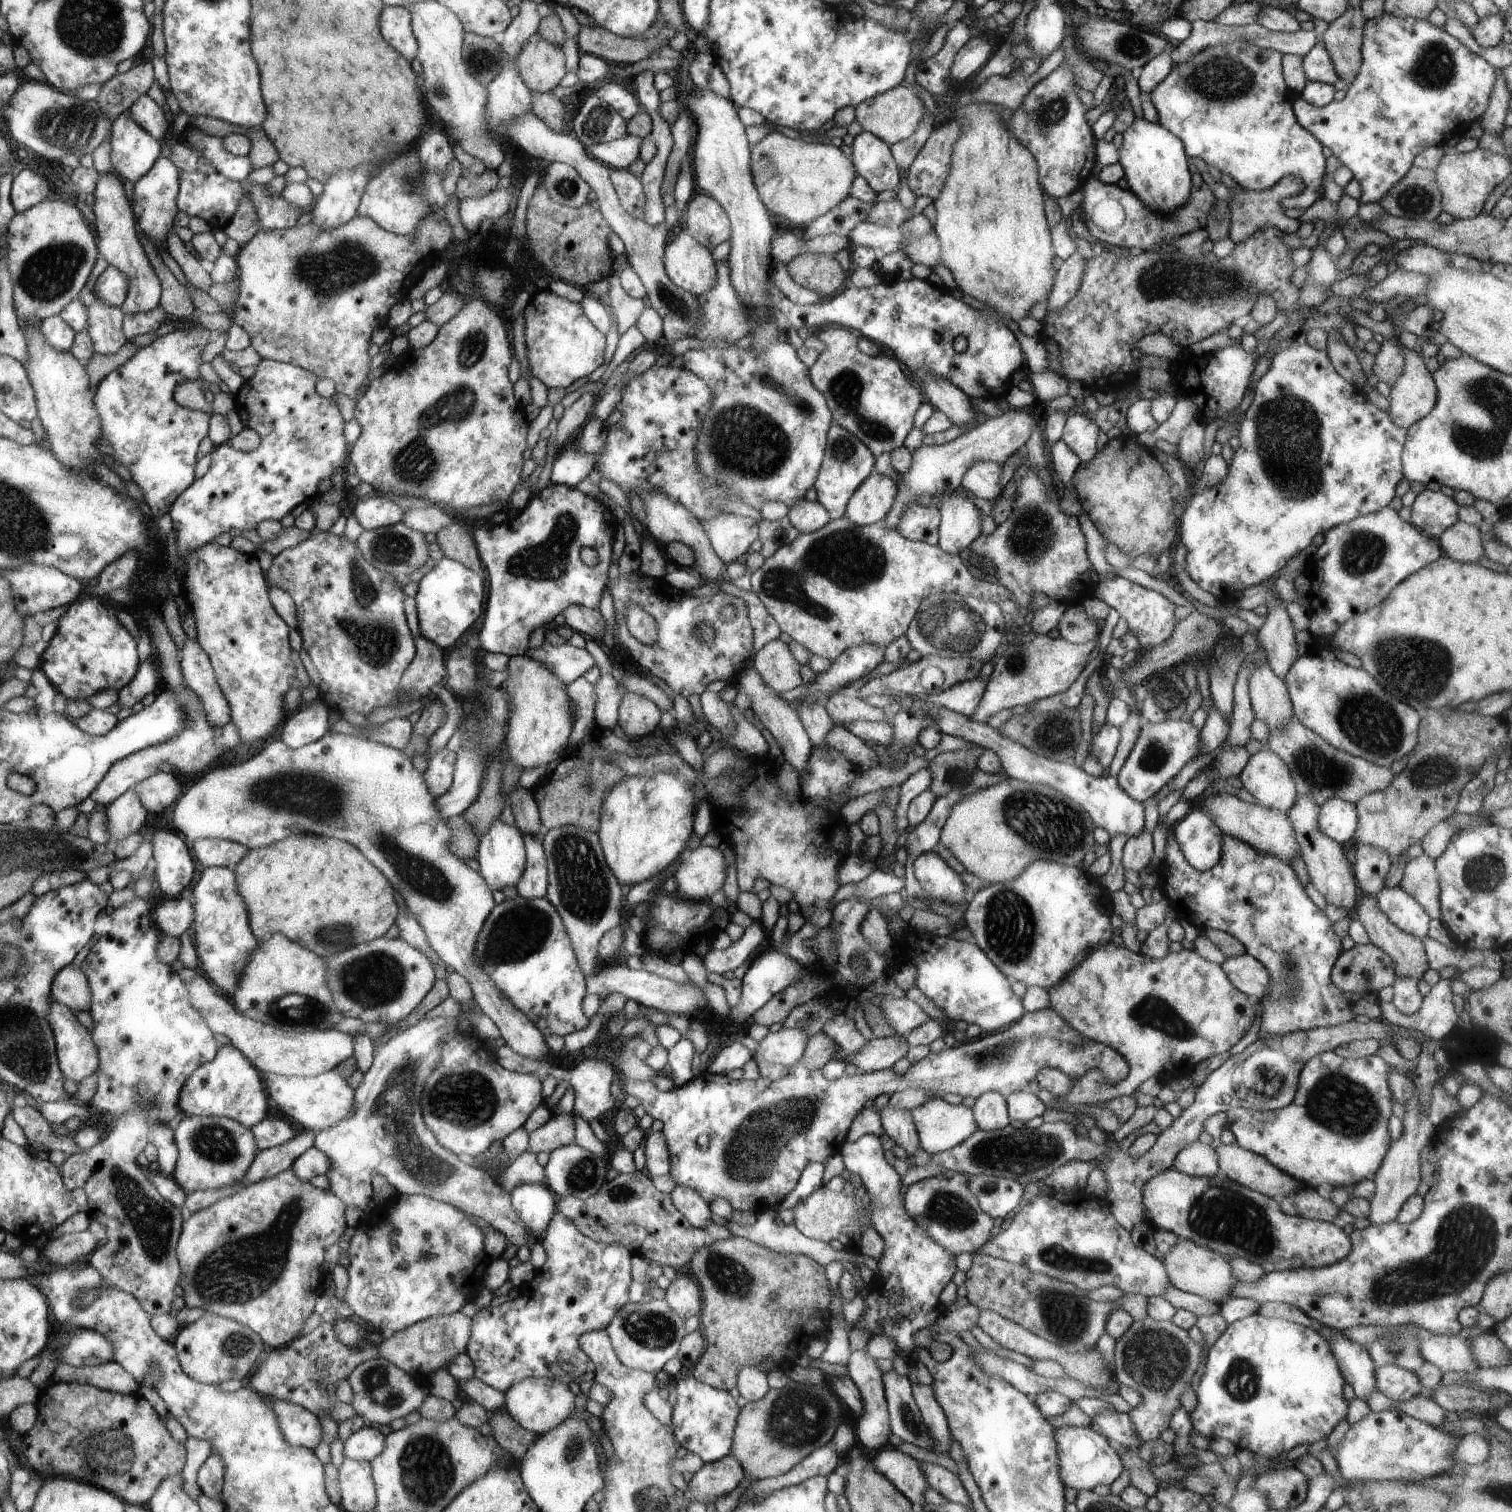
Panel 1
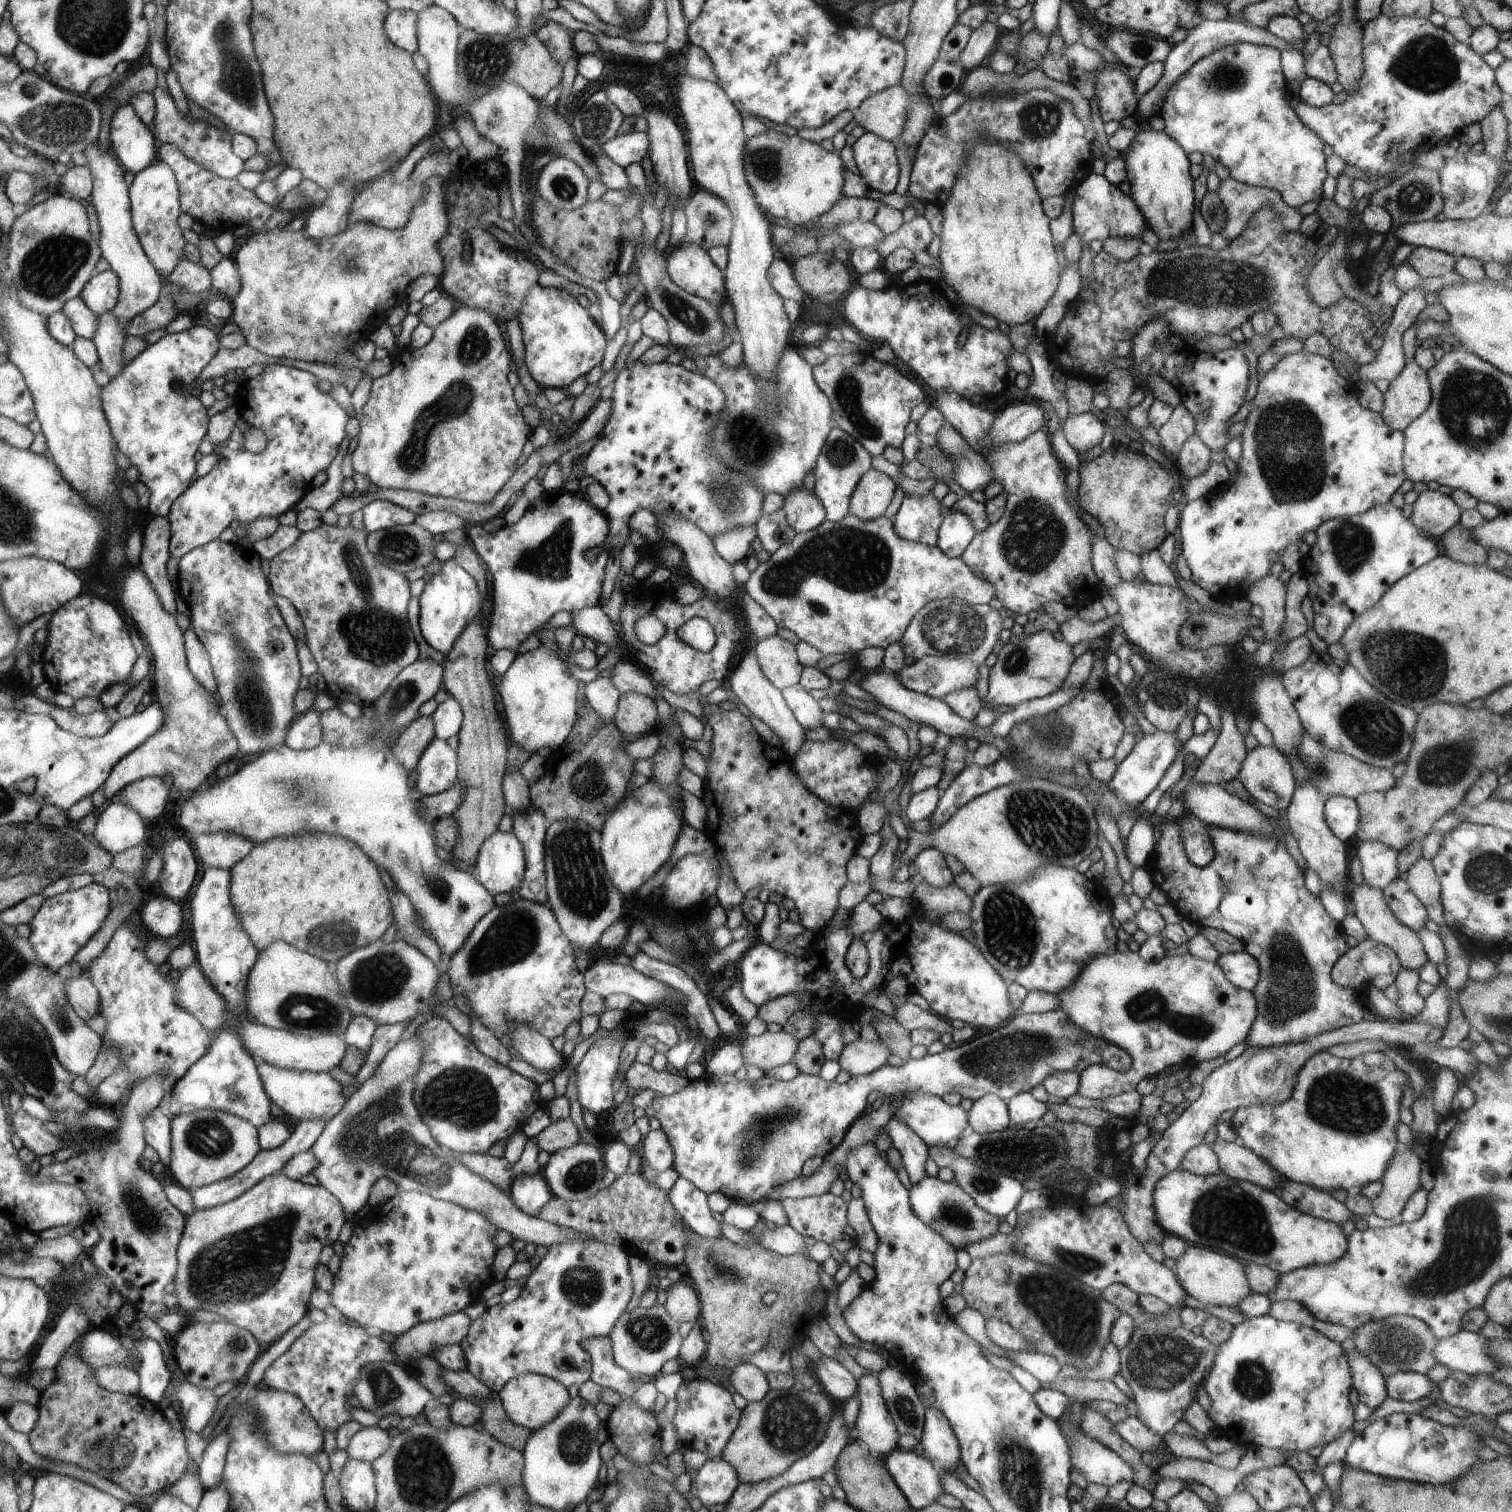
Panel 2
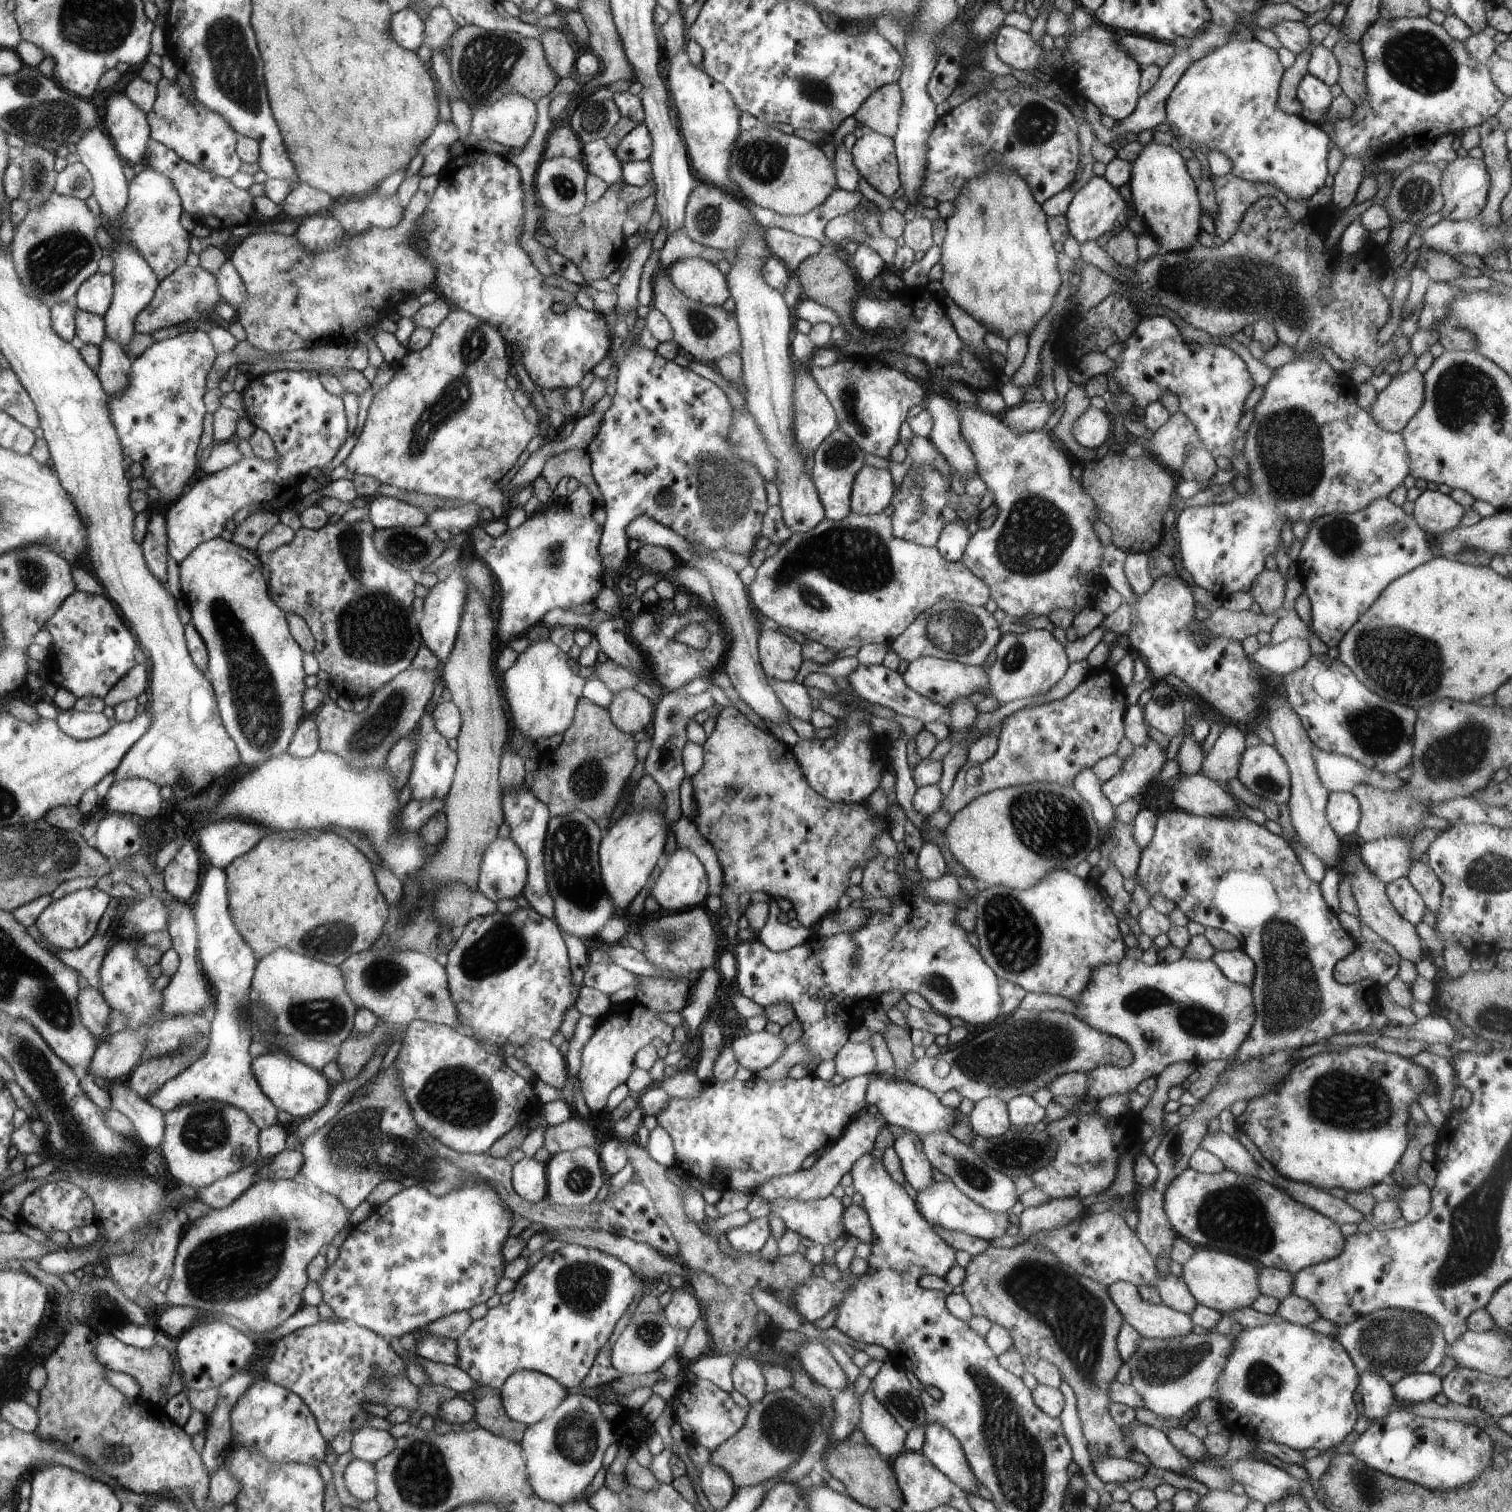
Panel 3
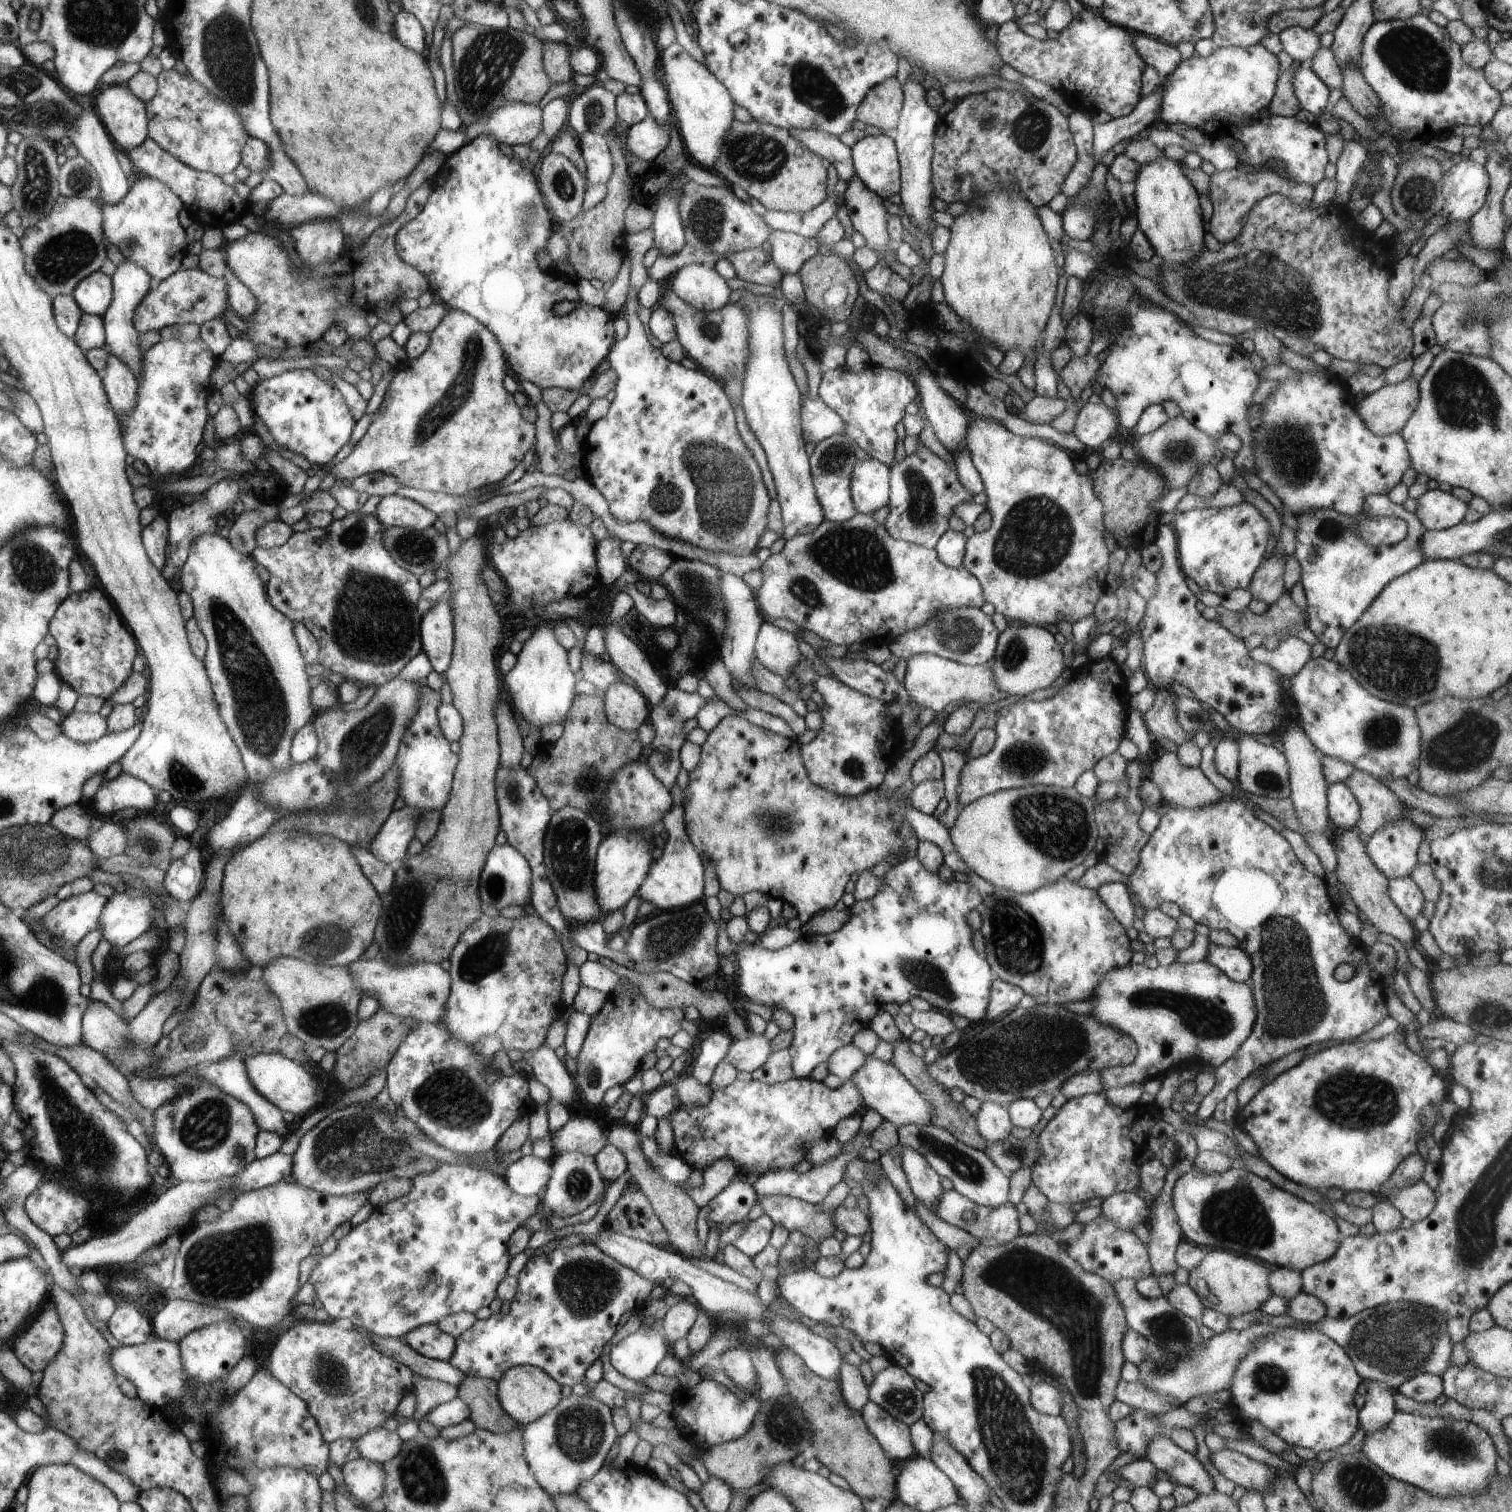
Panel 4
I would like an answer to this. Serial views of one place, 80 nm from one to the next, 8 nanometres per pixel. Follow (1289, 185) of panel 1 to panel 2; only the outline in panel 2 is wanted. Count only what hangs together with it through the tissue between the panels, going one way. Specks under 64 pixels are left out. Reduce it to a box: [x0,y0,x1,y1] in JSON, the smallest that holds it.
[1216,177,1305,241]

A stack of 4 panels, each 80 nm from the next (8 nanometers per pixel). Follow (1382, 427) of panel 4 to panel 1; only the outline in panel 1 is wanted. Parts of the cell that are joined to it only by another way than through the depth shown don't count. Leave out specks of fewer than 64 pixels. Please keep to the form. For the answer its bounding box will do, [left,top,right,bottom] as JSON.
[1387,348,1437,429]

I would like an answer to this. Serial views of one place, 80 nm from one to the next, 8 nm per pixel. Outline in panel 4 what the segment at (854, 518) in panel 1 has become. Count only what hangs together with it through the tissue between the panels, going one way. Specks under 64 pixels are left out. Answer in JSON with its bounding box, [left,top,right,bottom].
[852,459,892,515]

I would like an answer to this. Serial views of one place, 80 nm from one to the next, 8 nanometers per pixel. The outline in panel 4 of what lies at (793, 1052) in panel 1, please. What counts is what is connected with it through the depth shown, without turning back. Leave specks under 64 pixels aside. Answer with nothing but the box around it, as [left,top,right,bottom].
[725,1033,774,1074]

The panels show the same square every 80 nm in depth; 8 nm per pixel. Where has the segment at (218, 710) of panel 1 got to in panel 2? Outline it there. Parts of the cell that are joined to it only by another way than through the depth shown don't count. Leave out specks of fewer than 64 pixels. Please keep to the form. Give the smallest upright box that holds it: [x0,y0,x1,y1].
[185,628,217,698]

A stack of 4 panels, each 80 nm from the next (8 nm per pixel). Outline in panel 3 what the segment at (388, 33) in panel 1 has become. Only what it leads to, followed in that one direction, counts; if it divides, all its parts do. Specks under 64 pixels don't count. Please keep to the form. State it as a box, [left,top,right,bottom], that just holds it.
[390,9,425,53]

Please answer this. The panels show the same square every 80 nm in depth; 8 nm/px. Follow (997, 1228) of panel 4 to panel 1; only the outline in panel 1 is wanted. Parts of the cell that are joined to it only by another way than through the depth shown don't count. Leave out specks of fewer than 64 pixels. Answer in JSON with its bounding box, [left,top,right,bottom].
[904,1174,994,1256]

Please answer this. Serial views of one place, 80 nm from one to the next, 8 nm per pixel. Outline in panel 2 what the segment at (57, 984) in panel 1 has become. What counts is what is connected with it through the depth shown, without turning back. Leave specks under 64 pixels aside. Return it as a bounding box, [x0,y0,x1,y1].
[67,975,101,1021]

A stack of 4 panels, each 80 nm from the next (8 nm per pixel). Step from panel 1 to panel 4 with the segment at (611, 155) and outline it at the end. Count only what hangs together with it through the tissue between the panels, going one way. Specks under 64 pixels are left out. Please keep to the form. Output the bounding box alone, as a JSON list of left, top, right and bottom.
[626,115,670,162]

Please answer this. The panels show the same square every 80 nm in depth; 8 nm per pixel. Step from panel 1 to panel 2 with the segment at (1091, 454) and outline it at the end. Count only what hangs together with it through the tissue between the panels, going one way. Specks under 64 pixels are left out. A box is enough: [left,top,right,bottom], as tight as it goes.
[1063,410,1106,451]

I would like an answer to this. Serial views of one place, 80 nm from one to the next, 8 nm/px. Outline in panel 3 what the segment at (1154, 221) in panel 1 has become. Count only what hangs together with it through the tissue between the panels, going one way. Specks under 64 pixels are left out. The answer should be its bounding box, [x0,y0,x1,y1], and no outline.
[1066,176,1136,243]

